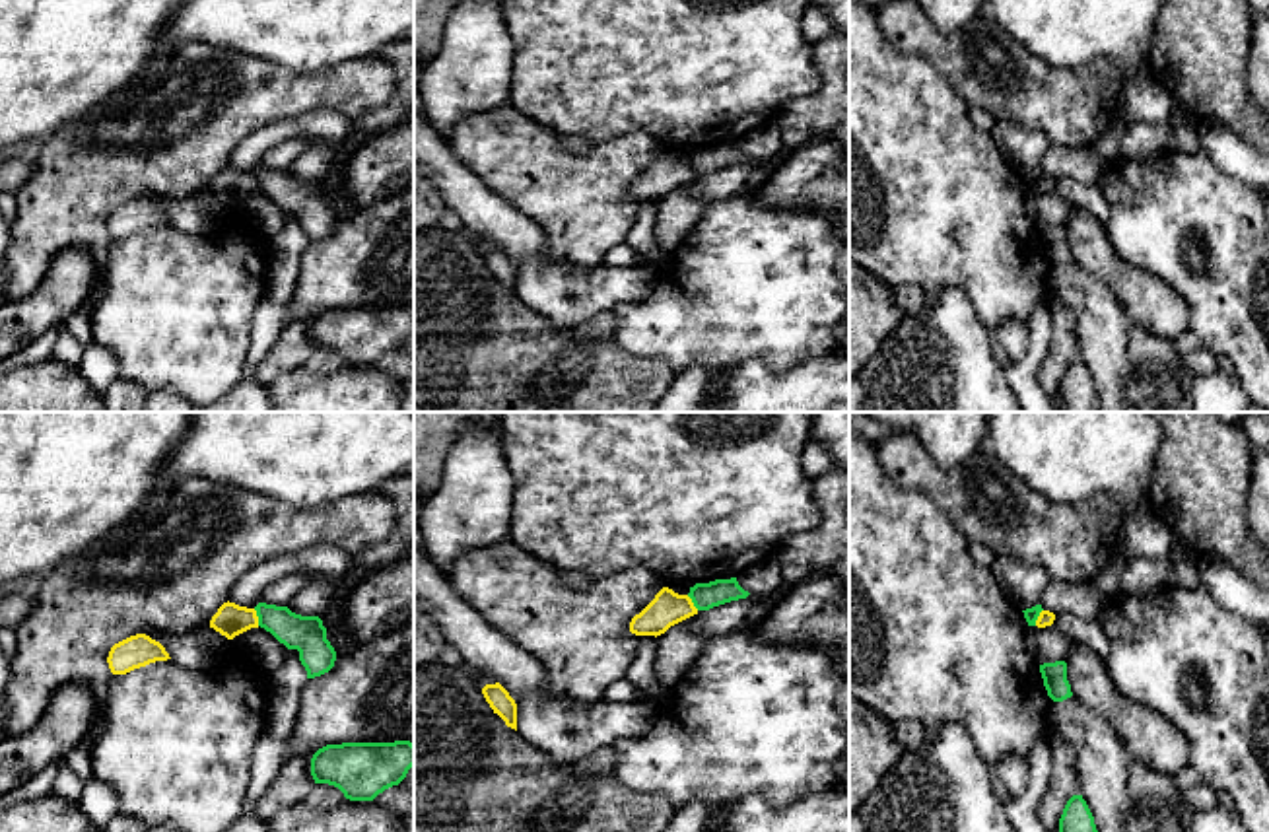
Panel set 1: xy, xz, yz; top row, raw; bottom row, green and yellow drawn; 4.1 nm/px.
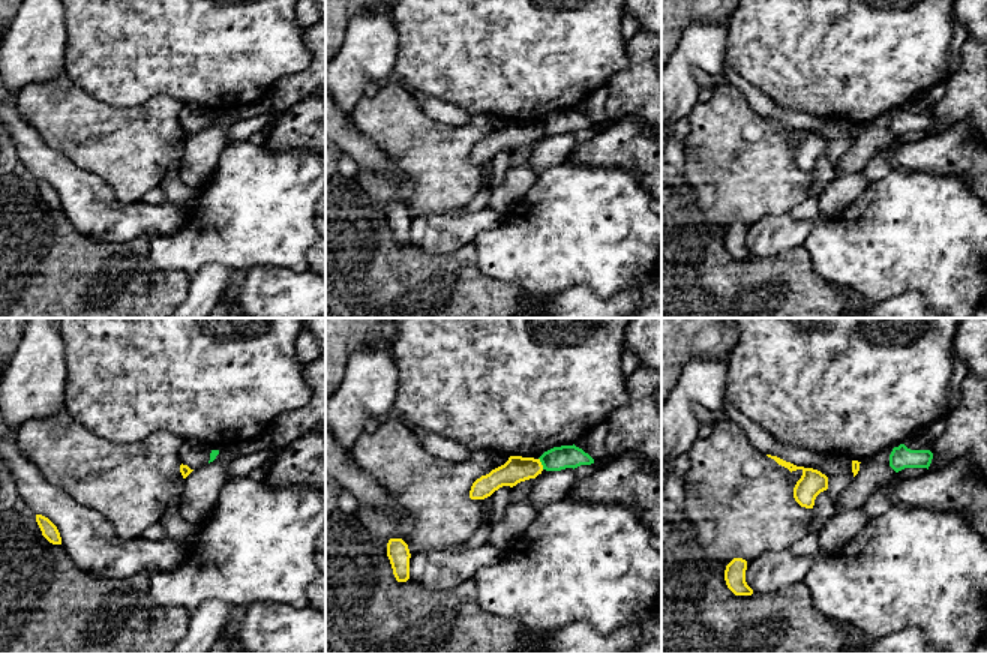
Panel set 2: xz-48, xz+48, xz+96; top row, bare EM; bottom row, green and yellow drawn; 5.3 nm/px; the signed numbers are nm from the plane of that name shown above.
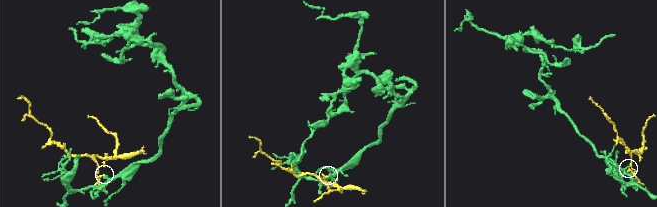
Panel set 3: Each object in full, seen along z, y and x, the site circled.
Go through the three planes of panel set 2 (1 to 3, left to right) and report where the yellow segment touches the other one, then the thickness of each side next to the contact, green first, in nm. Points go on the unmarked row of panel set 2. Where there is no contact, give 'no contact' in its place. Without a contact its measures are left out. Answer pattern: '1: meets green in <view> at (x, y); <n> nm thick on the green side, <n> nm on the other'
1: no contact
2: meets green in xz+48 at (542, 128); 130 nm thick on the green side, 140 nm on the other
3: no contact

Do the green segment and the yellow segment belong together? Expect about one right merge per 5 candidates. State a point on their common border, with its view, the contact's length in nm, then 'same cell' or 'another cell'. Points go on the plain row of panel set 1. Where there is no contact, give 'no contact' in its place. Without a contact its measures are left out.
meets green in xy at (257, 179); contact 80 nm long; another cell

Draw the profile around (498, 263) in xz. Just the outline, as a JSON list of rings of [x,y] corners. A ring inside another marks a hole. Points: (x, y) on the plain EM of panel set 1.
[[[496,247],[496,249],[486,249],[482,253],[482,259],[490,268],[490,272],[494,274],[494,278],[497,278],[507,292],[517,295],[517,268],[509,260],[509,257],[499,247]]]

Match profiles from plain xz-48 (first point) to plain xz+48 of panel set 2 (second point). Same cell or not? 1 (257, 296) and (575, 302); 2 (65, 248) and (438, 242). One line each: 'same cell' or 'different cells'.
1: same cell
2: different cells

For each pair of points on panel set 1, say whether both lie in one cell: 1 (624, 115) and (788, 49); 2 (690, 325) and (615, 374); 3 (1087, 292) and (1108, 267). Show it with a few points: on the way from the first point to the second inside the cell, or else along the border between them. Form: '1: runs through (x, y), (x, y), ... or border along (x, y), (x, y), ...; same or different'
1: runs through (665, 74), (690, 49), (747, 49); same
2: border along (615, 321), (622, 350), (661, 358), (675, 372); different
3: border along (1073, 259), (1110, 290), (1128, 315); different

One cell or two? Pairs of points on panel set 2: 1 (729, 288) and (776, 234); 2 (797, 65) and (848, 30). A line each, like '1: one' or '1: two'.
1: two
2: one

